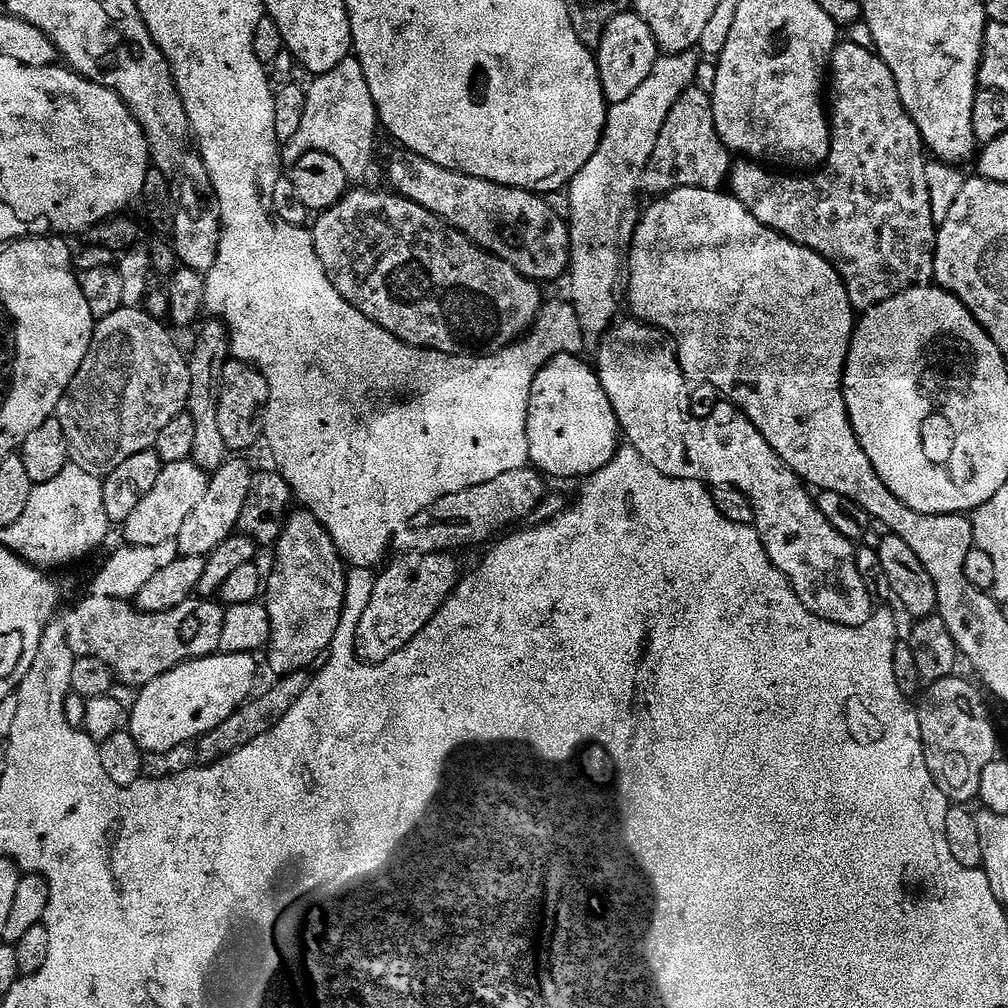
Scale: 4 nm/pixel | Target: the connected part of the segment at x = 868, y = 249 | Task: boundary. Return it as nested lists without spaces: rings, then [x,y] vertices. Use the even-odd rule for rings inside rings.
[[[837,43],[832,51],[830,88],[831,84],[832,147],[822,170],[815,174],[775,176],[767,172],[763,163],[744,158],[732,165],[730,192],[746,210],[750,210],[750,214],[754,214],[754,218],[758,218],[758,222],[829,260],[844,278],[853,309],[863,314],[907,288],[933,283],[938,226],[930,210],[930,186],[926,186],[929,161],[918,126],[910,118],[906,106],[902,106],[890,66],[886,66],[871,47]]]

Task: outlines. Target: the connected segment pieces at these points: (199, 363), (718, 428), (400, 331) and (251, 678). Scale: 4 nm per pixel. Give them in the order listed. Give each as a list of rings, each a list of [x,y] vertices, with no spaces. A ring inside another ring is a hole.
[[[212,318],[199,329],[200,337],[196,340],[196,349],[190,352],[188,369],[190,370],[190,394],[188,395],[187,412],[194,418],[194,450],[193,462],[209,474],[217,470],[230,459],[226,441],[222,438],[218,427],[218,398],[220,397],[220,383],[222,370],[230,359],[230,345],[228,330],[221,321]]]
[[[635,318],[627,319],[614,324],[611,331],[602,338],[595,349],[597,352],[596,360],[594,359],[594,371],[602,382],[602,390],[606,390],[606,398],[610,398],[614,406],[623,439],[631,448],[638,450],[638,454],[642,454],[642,458],[646,458],[650,466],[654,466],[671,480],[697,480],[712,488],[733,488],[746,494],[746,498],[754,506],[754,527],[760,533],[770,562],[774,562],[774,566],[782,570],[806,610],[835,624],[860,628],[872,617],[874,603],[867,592],[862,574],[856,568],[857,545],[842,538],[842,534],[838,534],[838,530],[834,530],[834,526],[826,522],[826,514],[818,510],[813,493],[804,481],[789,470],[782,458],[778,458],[770,442],[762,438],[750,418],[746,418],[746,414],[735,404],[720,402],[709,414],[708,420],[699,420],[692,416],[692,396],[684,385],[686,377],[680,369],[680,360],[671,339],[651,324]]]
[[[364,188],[358,189],[357,192],[355,190],[349,191],[333,208],[328,208],[315,217],[316,225],[314,225],[314,220],[310,228],[312,241],[318,250],[318,258],[326,270],[334,290],[338,290],[338,294],[342,298],[346,298],[346,302],[350,302],[350,306],[354,306],[362,314],[366,314],[366,318],[370,318],[375,324],[382,326],[402,342],[406,342],[415,348],[430,348],[433,352],[444,352],[447,356],[501,352],[504,348],[510,347],[527,336],[539,318],[542,307],[542,299],[540,300],[541,285],[537,281],[523,276],[517,268],[510,266],[504,260],[491,256],[485,248],[479,248],[473,240],[463,236],[458,229],[452,228],[443,220],[439,220],[434,214],[430,214],[430,210],[410,202],[402,195],[388,192],[367,192]]]
[[[243,652],[242,654],[213,654],[203,656],[200,660],[187,660],[179,664],[174,670],[154,678],[154,682],[145,684],[139,689],[136,705],[131,705],[127,731],[132,733],[134,742],[145,754],[152,752],[172,752],[183,744],[199,741],[200,737],[214,730],[214,726],[222,726],[230,714],[234,714],[253,695],[252,683],[256,680],[255,655]]]

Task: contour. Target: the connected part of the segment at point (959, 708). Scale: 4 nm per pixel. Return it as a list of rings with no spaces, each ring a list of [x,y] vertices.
[[[960,674],[947,676],[937,684],[928,684],[923,693],[924,701],[918,704],[926,766],[930,766],[930,774],[942,794],[946,794],[949,802],[956,806],[971,805],[971,800],[979,797],[982,770],[986,770],[986,766],[998,756],[996,728],[984,705],[985,693],[973,684],[963,680]]]

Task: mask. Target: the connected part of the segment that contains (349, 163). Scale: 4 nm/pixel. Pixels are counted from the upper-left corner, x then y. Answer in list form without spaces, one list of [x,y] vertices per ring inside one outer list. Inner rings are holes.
[[[350,54],[334,70],[326,74],[315,77],[311,81],[312,85],[307,85],[306,95],[308,101],[302,114],[302,126],[298,126],[298,134],[294,134],[292,140],[287,141],[282,148],[282,160],[285,165],[291,166],[311,152],[321,152],[330,154],[342,170],[346,170],[349,181],[360,182],[364,175],[372,168],[372,155],[376,152],[376,128],[378,132],[378,117],[374,98],[370,98],[370,86],[366,86],[366,74],[362,74],[362,66],[357,62],[355,55]]]

